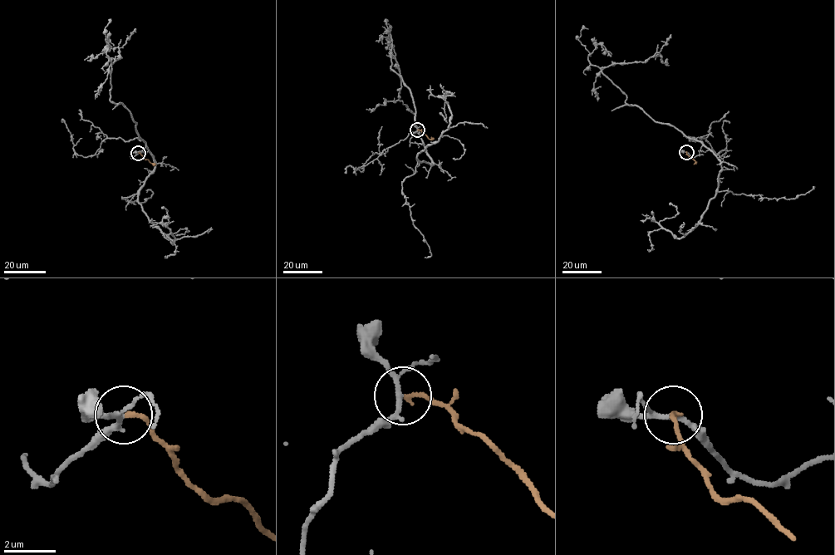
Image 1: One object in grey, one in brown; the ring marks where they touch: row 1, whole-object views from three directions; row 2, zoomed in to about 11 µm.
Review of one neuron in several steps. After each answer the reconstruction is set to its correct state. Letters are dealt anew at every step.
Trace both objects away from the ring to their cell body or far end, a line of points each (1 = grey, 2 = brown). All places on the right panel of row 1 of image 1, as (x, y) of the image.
1: (686, 152), (695, 157), (702, 144), (629, 105), (626, 96), (601, 70), (645, 61), (656, 52), (665, 64)
2: (686, 152), (695, 163)

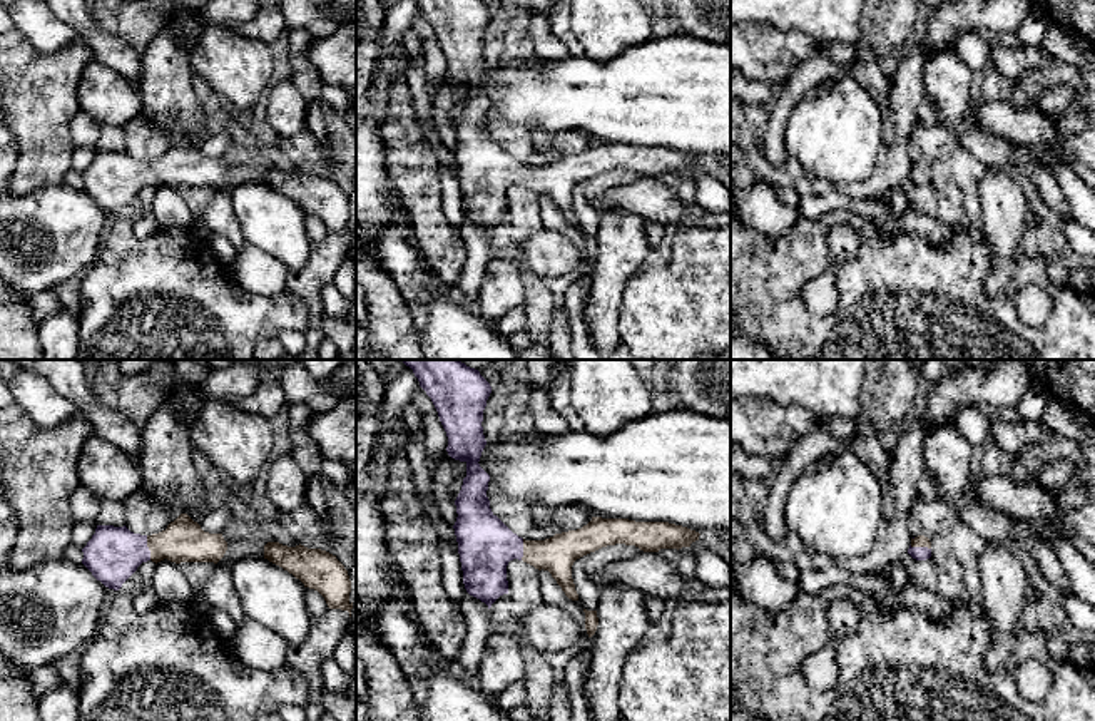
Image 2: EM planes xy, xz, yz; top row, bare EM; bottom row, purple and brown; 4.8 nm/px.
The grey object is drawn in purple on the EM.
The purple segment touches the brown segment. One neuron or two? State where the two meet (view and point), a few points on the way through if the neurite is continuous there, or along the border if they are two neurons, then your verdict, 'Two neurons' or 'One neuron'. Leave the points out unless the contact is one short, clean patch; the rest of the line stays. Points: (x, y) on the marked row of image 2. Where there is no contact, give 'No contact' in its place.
Touches purple at xy (147, 547). Path across: xy (112, 554), (147, 547), (183, 541). One neuron

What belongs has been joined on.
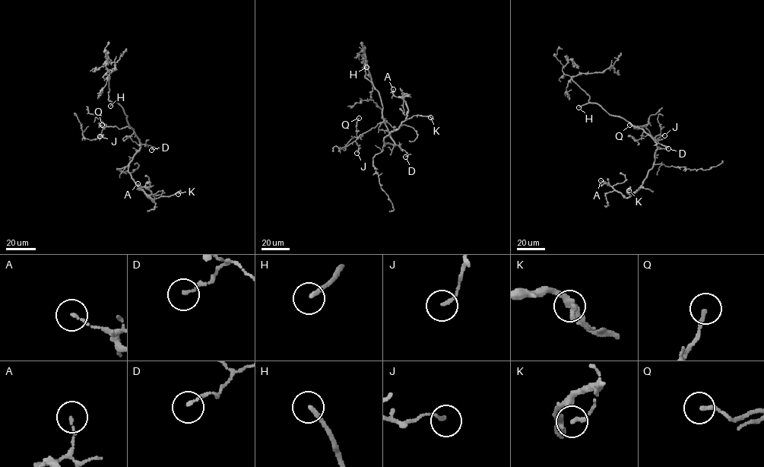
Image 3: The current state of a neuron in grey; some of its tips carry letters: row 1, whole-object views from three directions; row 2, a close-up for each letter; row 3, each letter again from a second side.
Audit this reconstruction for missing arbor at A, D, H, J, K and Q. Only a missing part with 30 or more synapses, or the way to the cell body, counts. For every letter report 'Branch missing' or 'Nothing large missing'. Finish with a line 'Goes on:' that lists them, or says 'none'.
A: Nothing large missing
D: Nothing large missing
H: Branch missing
J: Nothing large missing
K: Nothing large missing
Q: Nothing large missing
Goes on: H

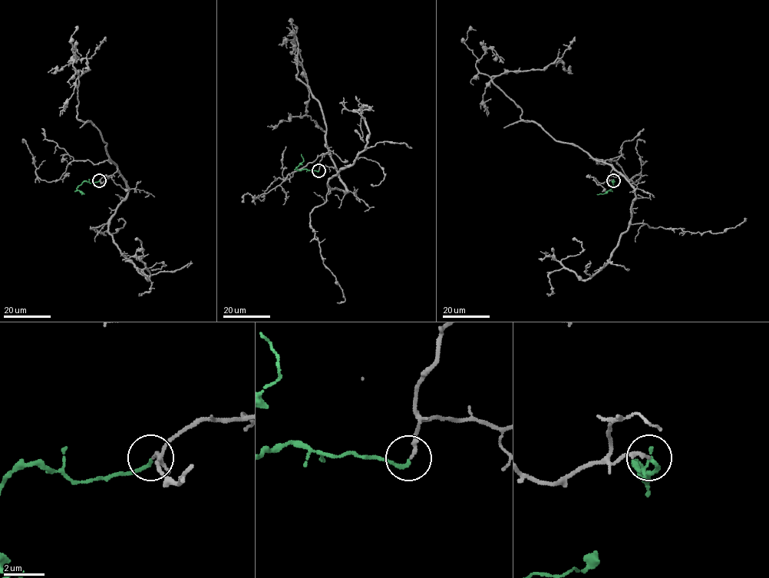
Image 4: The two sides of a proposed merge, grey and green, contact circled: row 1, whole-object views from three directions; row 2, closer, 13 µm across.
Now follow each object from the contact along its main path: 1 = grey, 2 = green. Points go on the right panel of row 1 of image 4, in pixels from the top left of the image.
1: (613, 180), (608, 164), (524, 121), (522, 110), (491, 78), (544, 69), (558, 58), (569, 72)
2: (613, 180), (612, 188), (604, 193), (597, 194)

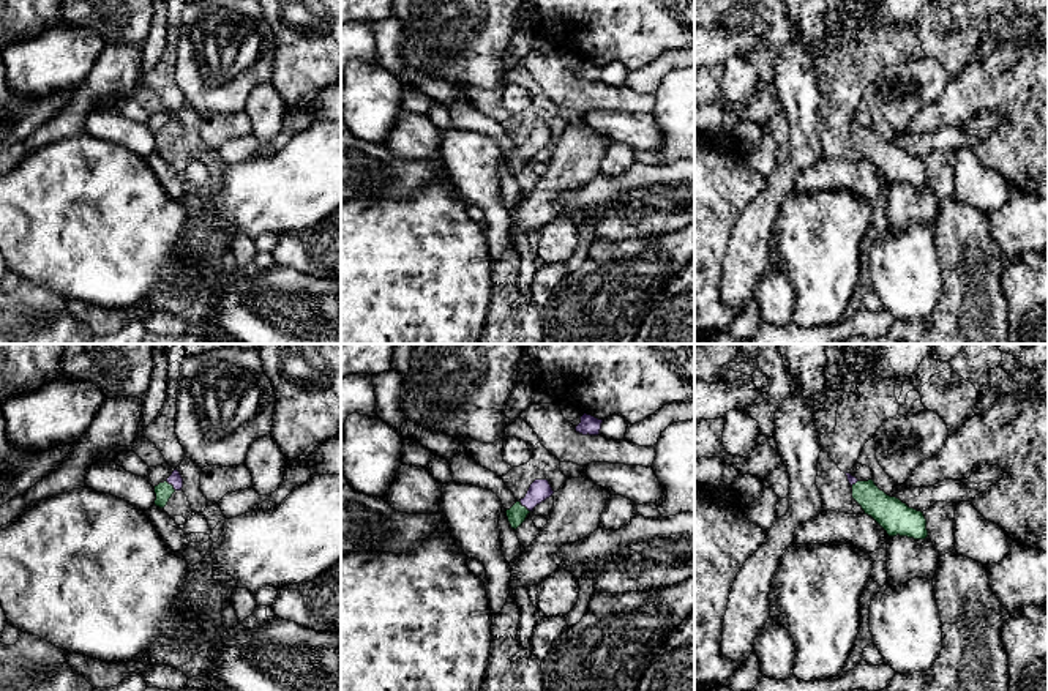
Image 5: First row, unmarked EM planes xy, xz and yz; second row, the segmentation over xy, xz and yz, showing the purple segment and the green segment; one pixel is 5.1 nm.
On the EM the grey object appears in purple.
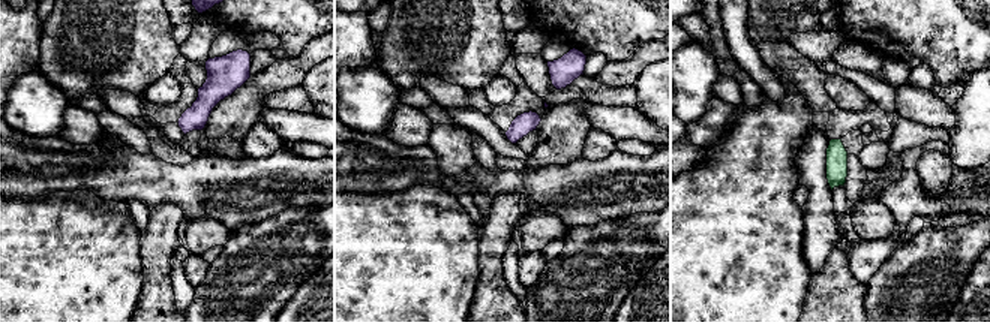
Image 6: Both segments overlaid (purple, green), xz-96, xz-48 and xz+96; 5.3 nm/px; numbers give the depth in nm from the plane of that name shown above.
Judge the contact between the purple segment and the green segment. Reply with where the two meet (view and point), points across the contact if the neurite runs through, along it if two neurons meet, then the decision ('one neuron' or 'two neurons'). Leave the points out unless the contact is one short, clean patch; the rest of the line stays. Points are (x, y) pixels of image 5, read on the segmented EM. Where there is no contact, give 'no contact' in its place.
meets purple in xz at (524, 505); runs through xz (540, 489), (524, 505), (516, 515); one neuron

